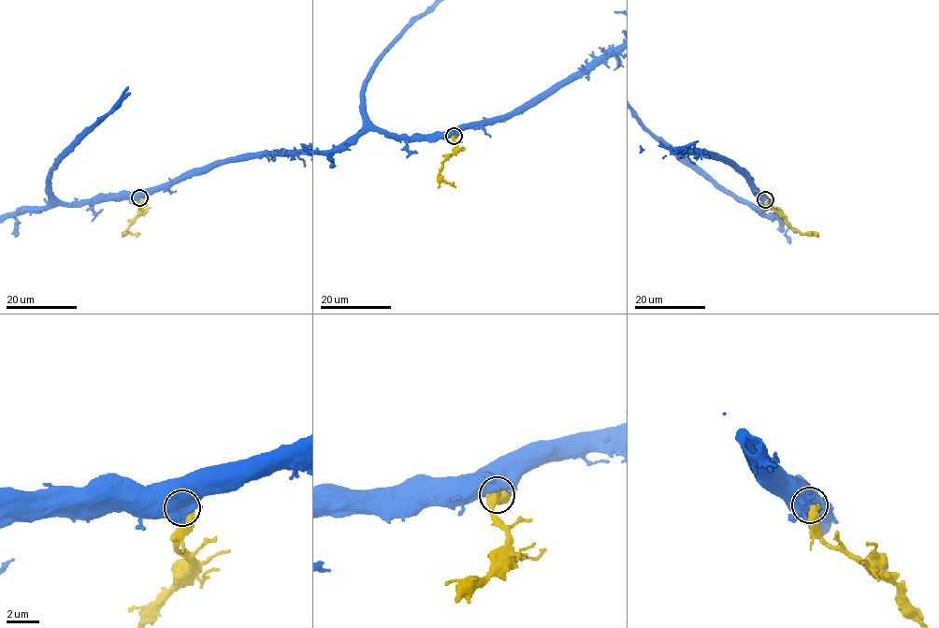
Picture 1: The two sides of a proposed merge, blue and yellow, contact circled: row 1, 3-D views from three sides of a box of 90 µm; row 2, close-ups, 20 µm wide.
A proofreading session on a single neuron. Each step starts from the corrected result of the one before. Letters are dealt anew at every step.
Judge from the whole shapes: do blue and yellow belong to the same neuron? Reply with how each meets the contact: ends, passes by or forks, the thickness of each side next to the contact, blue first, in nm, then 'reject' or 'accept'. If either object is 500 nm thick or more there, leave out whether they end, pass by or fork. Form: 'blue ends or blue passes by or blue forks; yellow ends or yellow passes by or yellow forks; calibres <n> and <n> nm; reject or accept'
calibres 600 and 550 nm; accept

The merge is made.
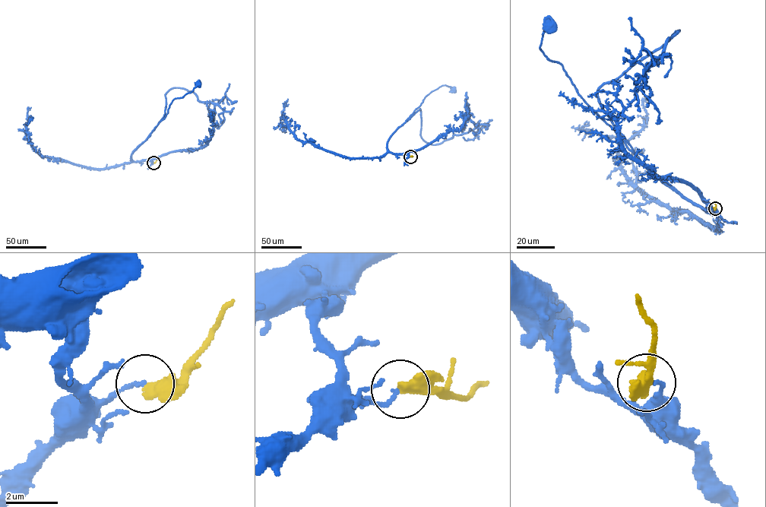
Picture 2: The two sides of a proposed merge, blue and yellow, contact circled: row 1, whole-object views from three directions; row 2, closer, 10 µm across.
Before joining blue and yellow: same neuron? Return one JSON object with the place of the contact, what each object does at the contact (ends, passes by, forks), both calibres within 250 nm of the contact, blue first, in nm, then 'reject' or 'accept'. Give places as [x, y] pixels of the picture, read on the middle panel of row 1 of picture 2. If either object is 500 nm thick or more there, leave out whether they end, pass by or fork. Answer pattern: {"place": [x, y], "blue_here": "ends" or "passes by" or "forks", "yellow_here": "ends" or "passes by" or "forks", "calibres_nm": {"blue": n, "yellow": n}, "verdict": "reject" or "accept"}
{"place": [410, 156], "blue_here": "ends", "yellow_here": "ends", "calibres_nm": {"blue": 150, "yellow": 440}, "verdict": "reject"}

